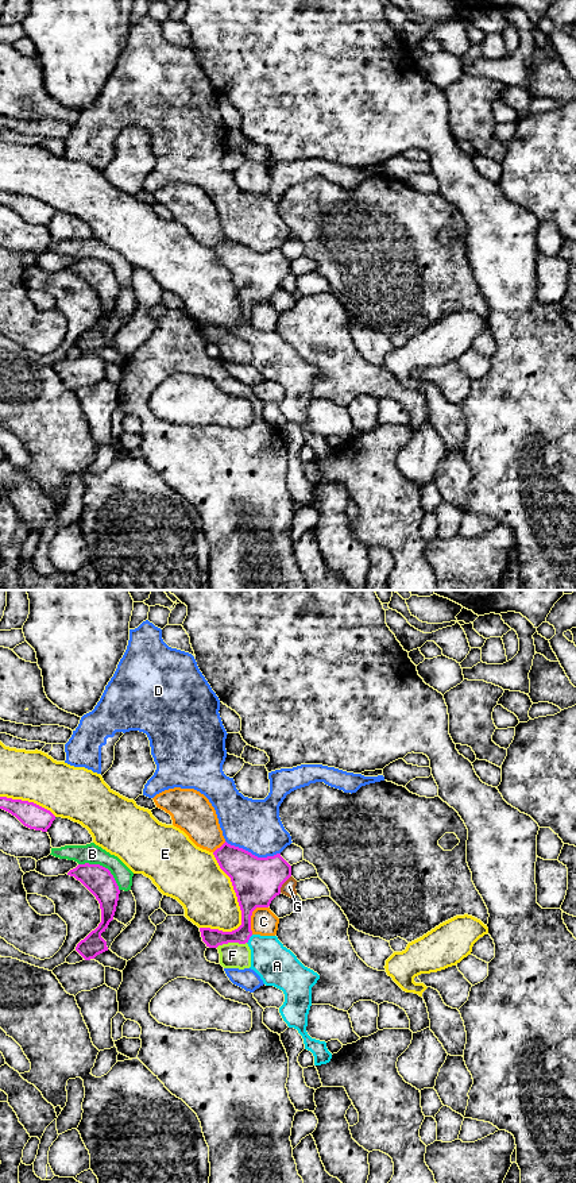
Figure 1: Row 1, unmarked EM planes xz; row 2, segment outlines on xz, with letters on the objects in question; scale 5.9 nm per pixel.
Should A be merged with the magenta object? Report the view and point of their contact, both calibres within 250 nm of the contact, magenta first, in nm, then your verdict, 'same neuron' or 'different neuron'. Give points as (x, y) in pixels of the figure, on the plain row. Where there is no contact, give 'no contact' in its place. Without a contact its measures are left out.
xz (248, 334) | 150/240 nm | same neuron

